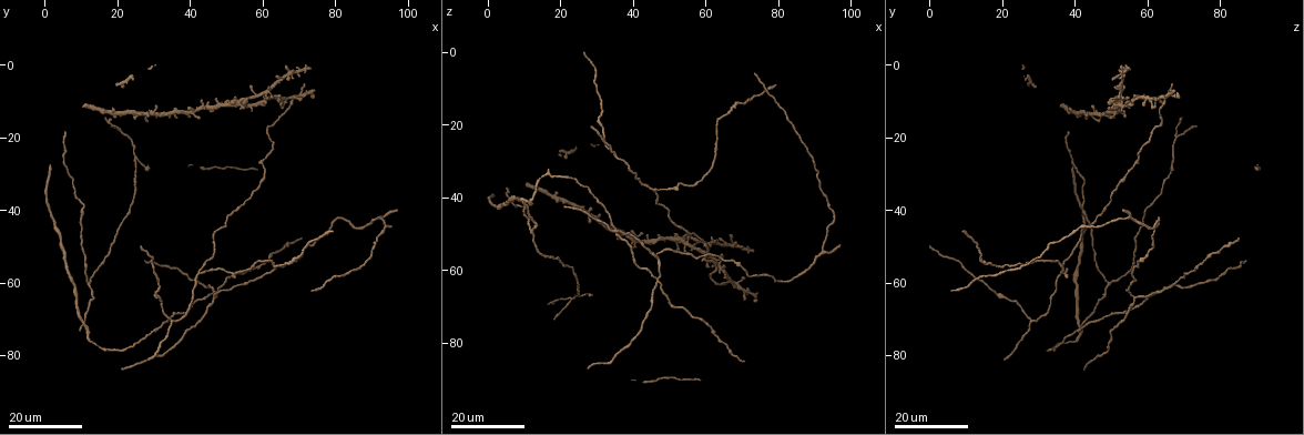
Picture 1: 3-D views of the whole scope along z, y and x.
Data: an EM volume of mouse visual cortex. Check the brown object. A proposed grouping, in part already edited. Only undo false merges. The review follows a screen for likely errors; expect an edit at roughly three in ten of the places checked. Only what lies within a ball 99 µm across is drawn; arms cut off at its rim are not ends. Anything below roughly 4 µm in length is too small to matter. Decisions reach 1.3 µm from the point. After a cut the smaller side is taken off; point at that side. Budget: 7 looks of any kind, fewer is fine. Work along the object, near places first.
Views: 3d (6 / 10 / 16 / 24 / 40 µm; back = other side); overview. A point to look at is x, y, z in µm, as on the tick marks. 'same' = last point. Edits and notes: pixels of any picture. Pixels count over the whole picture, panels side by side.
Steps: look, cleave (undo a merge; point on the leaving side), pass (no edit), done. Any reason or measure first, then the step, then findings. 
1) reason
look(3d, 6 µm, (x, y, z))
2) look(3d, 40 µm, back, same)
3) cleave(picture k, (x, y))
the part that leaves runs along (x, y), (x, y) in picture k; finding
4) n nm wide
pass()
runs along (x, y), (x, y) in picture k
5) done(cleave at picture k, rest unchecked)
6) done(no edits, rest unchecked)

three arms meet
look(3d, 16 µm, (12.0, 59.5, 50.0))

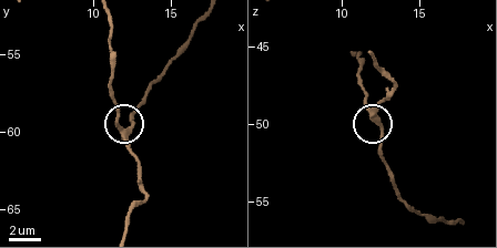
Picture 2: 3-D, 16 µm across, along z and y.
look(3d, 10 µm, (12.2, 60.0, 49.6))

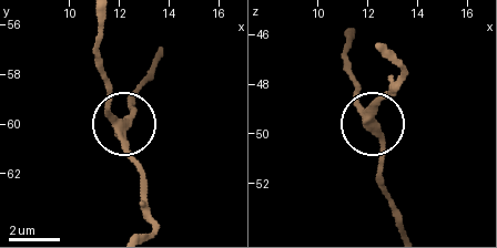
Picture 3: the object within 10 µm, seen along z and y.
side arm 79 µm
pass()
runs along (98, 22), (98, 61), (121, 122), (129, 114), (129, 94) in picture 3; continuous, no second neuron

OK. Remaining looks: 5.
three arms meet
look(3d, 16 µm, (43.0, 57.0, 36.5))

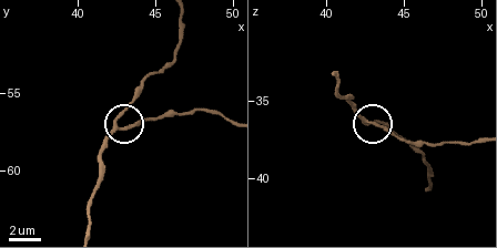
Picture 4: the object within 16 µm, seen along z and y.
look(3d, 6 µm, (43.0, 57.2, 36.4))

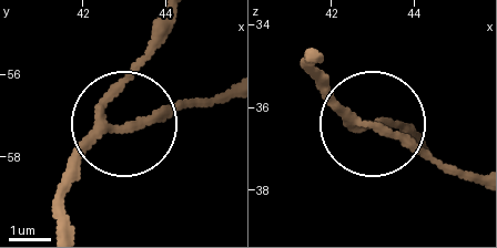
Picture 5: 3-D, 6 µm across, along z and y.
3 arms
pass()
runs along (172, 18), (112, 103), (108, 135), (59, 184) in picture 5; one neuron here

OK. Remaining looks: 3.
four or more arms meet
look(3d, 16 µm, (55.0, 11.0, 52.0))

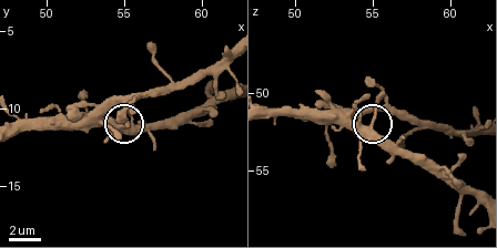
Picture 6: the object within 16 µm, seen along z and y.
look(3d, 6 µm, (54.8, 11.2, 52.4))

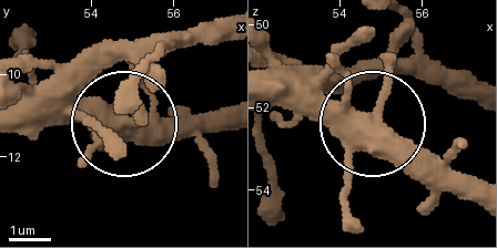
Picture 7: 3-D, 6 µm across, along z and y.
look(3d, 6 µm, back, (54.85, 11.15, 52.30))

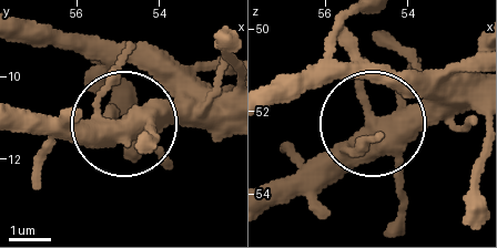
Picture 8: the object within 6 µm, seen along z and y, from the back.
420 nm wide
pass()
all the same neuron

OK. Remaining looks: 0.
done(no edits, rest unchecked)

